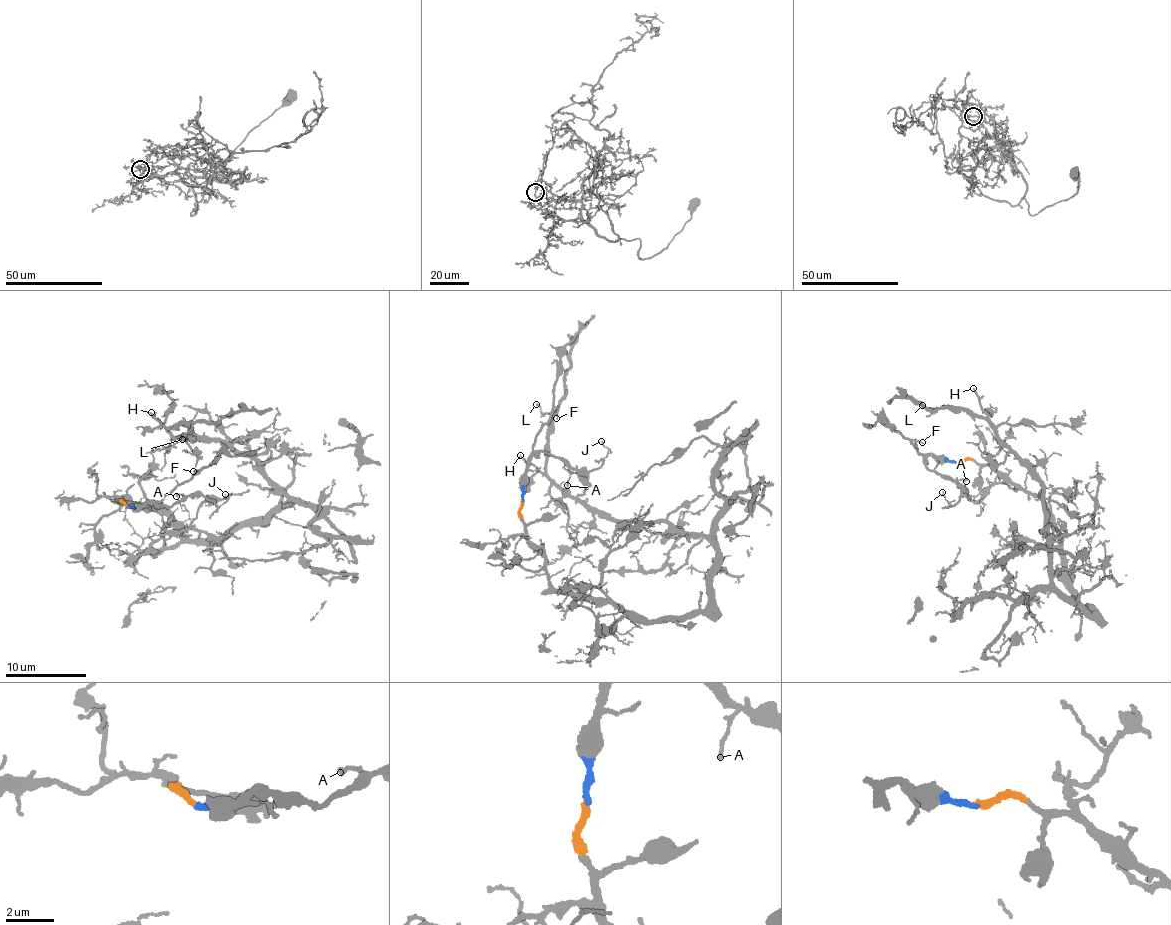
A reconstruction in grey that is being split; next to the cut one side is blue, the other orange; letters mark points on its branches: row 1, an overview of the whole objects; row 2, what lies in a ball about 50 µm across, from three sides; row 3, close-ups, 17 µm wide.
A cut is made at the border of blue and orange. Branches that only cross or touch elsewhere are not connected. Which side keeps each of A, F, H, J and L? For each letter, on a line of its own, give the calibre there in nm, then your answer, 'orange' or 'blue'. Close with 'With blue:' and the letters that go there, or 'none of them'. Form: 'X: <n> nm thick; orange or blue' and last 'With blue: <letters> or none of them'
A: 150 nm thick; blue
F: 110 nm thick; blue
H: 140 nm thick; orange
J: 120 nm thick; blue
L: 130 nm thick; orange
With blue: A, F, J

